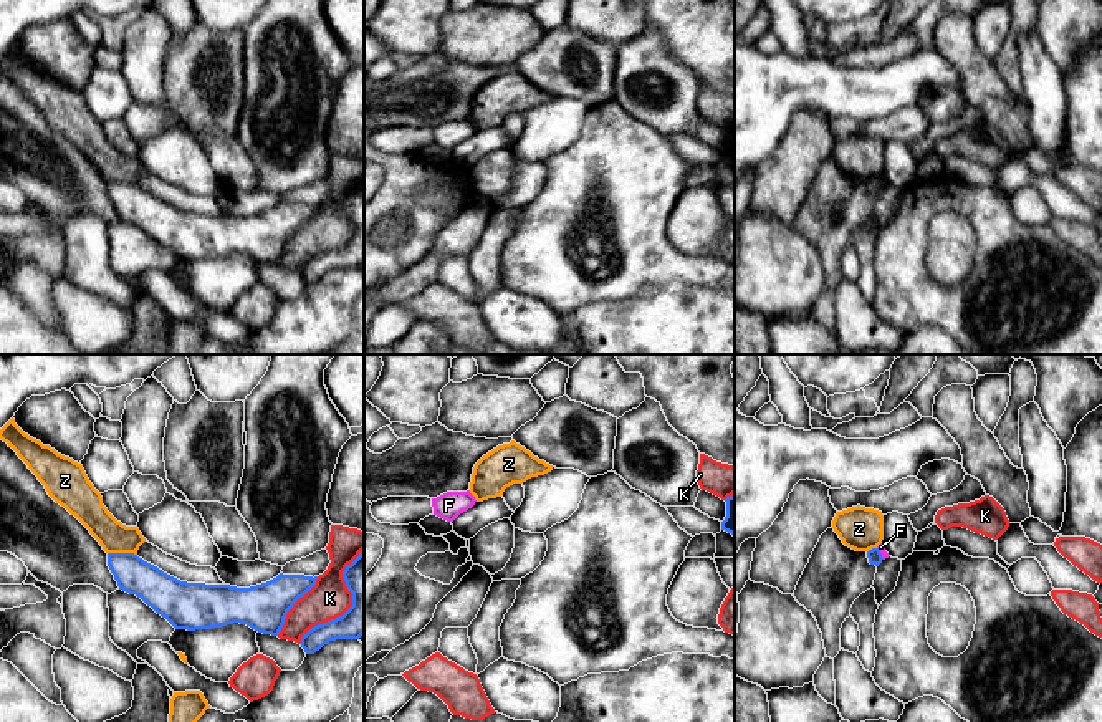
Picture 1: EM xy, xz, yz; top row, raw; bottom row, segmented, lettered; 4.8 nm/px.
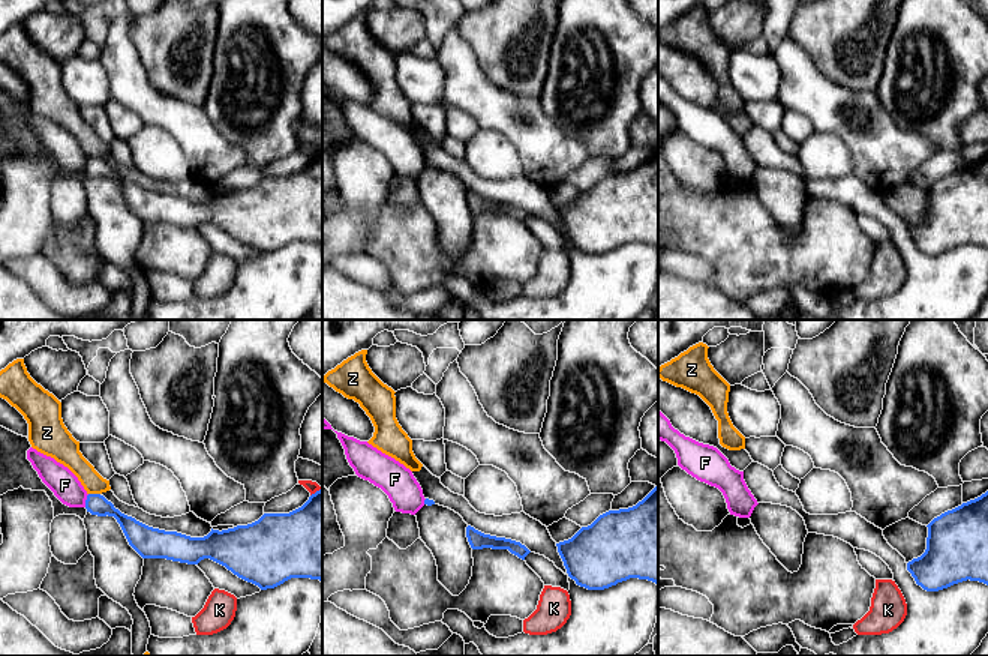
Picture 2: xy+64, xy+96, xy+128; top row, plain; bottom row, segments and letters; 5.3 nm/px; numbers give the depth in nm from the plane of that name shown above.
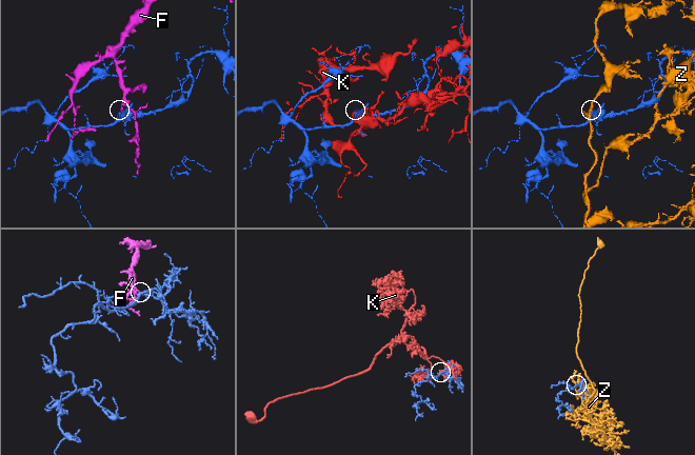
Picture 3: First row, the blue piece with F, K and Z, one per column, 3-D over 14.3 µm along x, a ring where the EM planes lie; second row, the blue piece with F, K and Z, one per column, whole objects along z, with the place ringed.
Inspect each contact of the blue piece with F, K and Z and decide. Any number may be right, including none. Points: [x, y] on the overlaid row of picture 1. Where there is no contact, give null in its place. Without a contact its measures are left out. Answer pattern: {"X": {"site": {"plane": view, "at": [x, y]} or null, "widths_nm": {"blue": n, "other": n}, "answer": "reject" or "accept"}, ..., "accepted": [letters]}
{"F": {"site": {"plane": "yz", "at": [881, 553]}, "widths_nm": {"blue": 70, "other": 30}, "answer": "reject"}, "K": {"site": {"plane": "xy", "at": [353, 605]}, "widths_nm": {"blue": 180, "other": 200}, "answer": "reject"}, "Z": {"site": {"plane": "xy", "at": [123, 553]}, "widths_nm": {"blue": 180, "other": 150}, "answer": "reject"}, "accepted": []}

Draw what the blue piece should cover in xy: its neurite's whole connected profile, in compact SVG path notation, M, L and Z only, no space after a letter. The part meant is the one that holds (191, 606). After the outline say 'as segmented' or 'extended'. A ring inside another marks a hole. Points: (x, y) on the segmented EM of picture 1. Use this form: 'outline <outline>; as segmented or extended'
outline M108 553L119 590L136 594L175 629L212 629L240 623L278 636L288 611L318 576L283 575L250 586L180 581L134 553Z; as segmented

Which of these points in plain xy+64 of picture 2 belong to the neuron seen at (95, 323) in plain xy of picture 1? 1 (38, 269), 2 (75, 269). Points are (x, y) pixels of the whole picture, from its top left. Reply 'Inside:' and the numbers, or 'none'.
Inside: 1

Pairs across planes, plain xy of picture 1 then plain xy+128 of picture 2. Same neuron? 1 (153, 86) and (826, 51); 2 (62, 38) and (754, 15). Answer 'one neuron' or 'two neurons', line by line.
1: two neurons
2: one neuron

